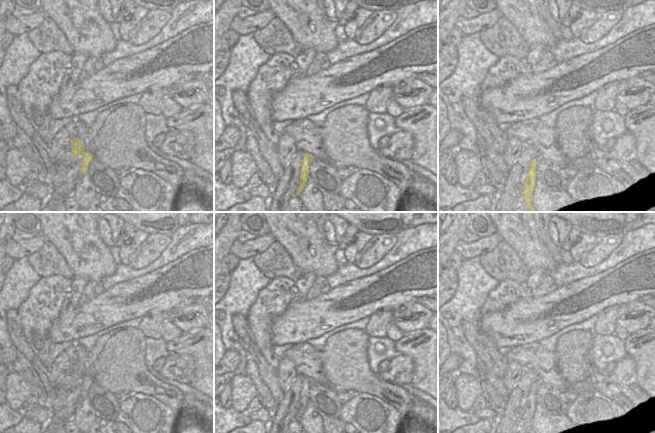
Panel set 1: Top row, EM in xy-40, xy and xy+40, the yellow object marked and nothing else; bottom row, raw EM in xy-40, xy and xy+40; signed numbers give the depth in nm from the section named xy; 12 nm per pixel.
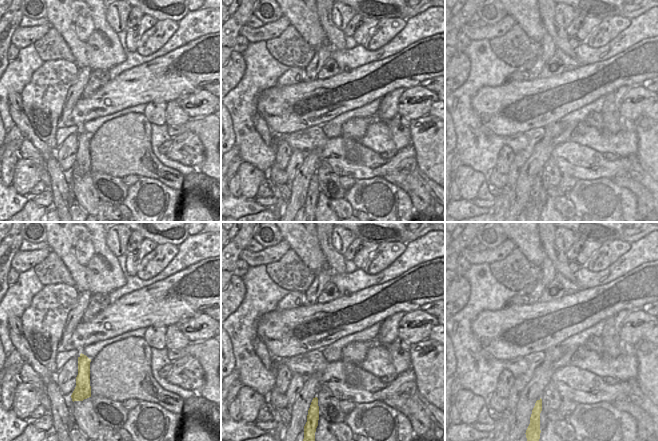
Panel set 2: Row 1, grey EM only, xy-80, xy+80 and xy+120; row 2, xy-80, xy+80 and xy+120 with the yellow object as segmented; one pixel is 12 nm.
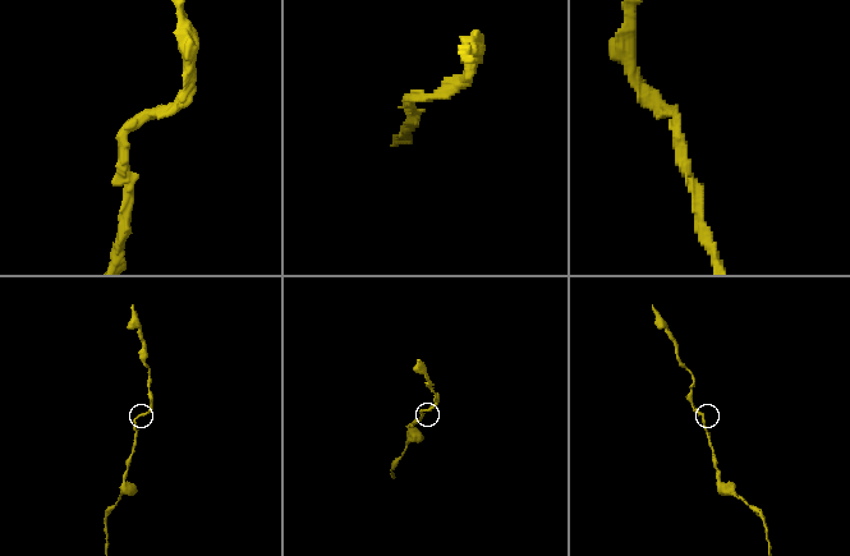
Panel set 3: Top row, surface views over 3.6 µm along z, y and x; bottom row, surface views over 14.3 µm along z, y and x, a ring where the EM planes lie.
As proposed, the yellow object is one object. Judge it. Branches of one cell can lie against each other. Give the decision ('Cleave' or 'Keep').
Keep

